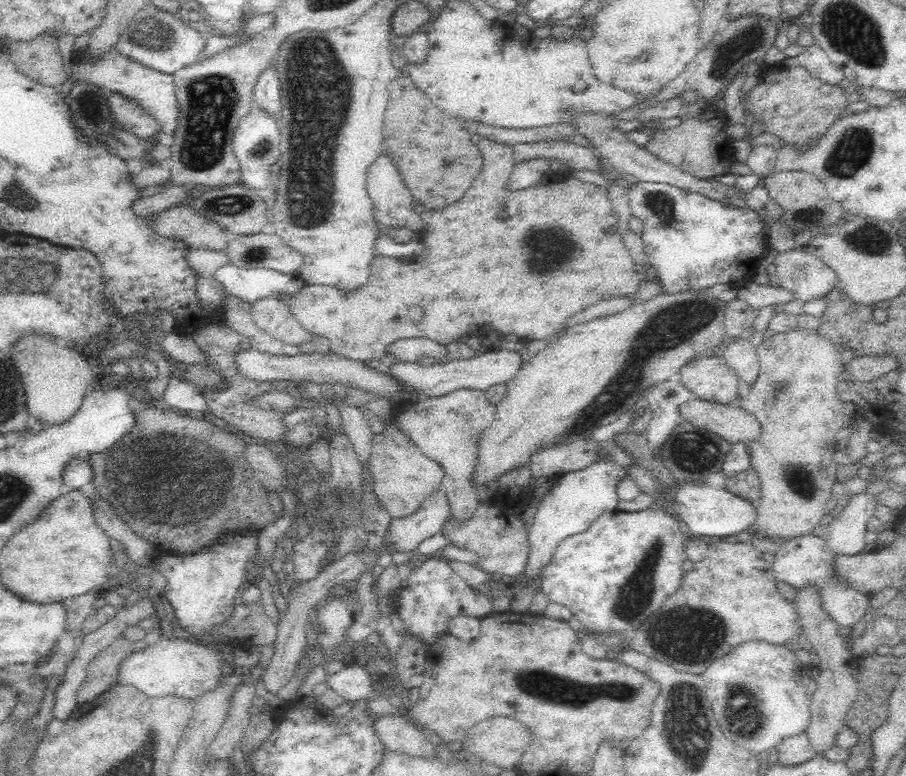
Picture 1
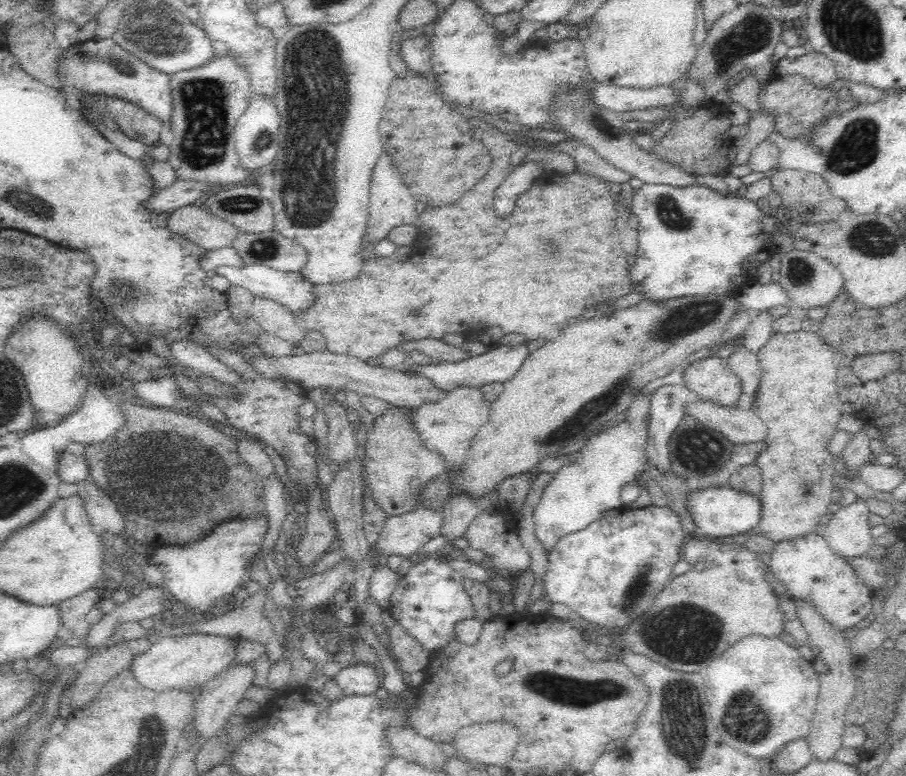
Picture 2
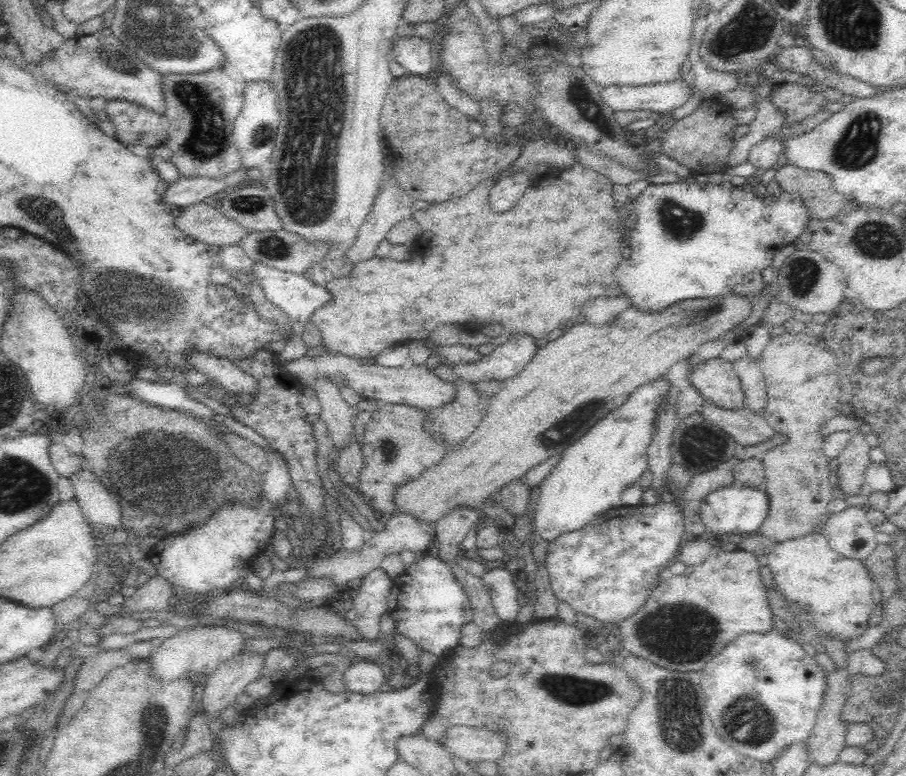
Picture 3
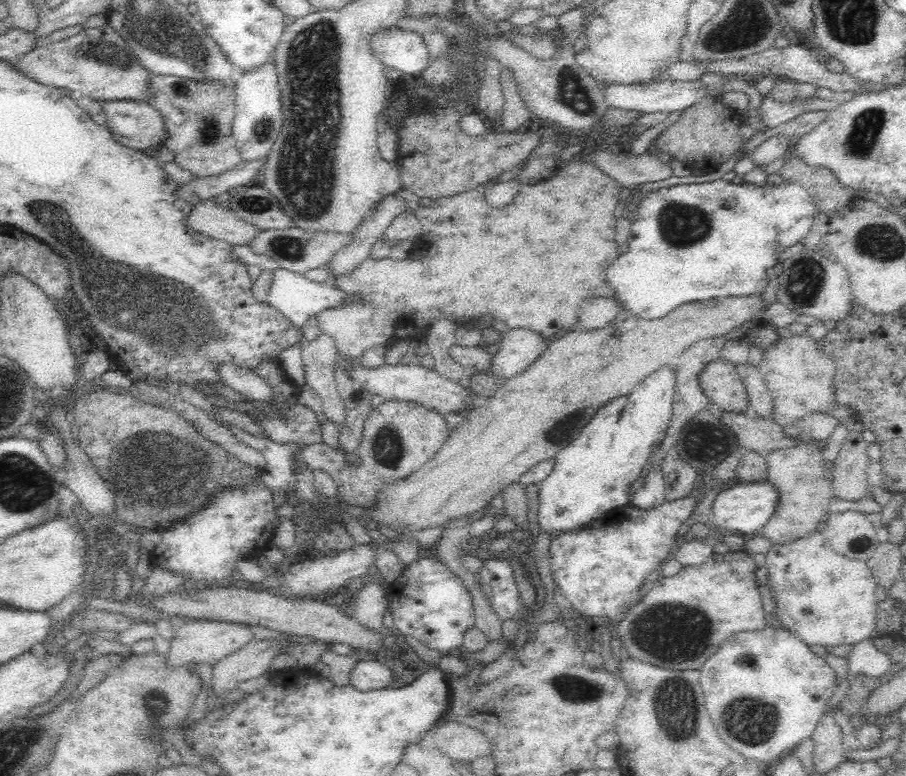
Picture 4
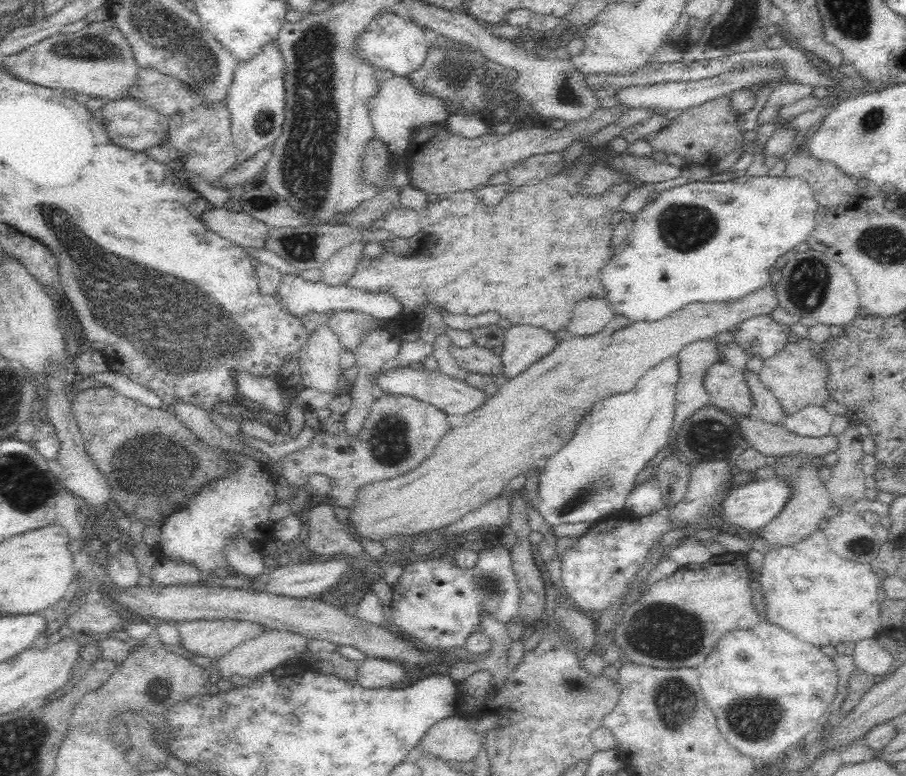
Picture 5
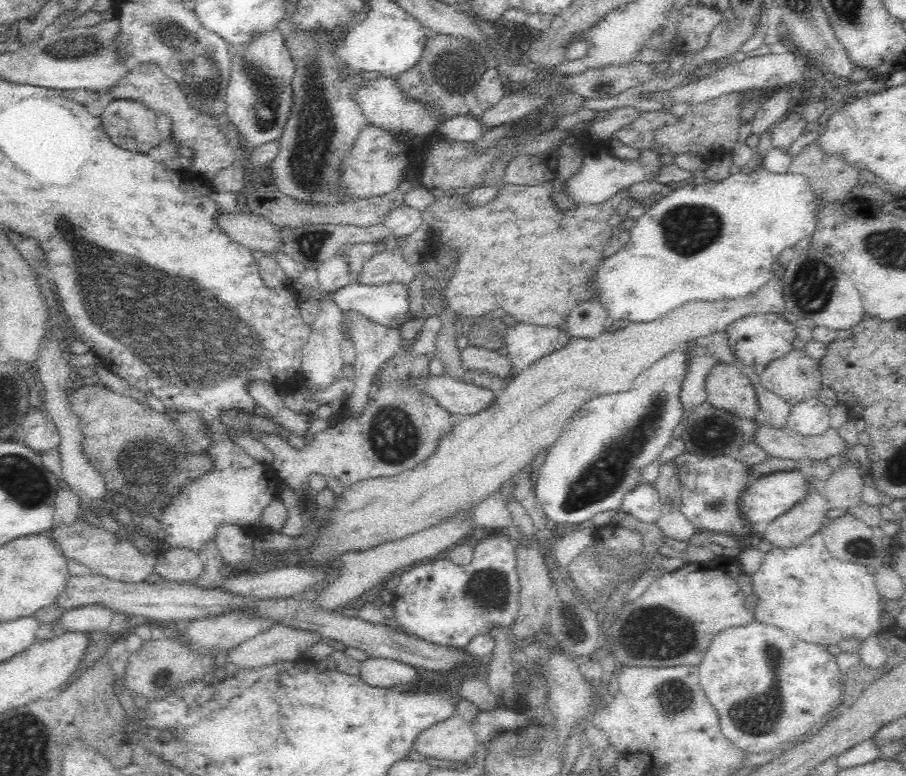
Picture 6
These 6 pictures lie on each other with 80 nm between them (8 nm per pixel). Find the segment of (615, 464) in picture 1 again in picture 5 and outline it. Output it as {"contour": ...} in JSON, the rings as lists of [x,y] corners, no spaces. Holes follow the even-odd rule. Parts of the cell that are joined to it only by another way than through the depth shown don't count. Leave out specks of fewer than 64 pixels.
{"contour":[[[677,358],[666,359],[646,371],[630,392],[608,396],[606,400],[597,402],[590,414],[586,414],[586,418],[582,420],[580,428],[575,430],[575,435],[542,463],[543,472],[538,475],[537,509],[550,528],[576,522],[594,523],[615,511],[625,509],[628,495],[636,488],[637,474],[668,442],[670,429],[674,423],[674,392],[678,376]]]}

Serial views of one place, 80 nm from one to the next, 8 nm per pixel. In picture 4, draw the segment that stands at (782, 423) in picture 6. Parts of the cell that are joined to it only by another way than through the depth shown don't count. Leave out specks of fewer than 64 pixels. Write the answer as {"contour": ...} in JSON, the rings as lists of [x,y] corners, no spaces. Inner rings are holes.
{"contour":[[[747,360],[746,363],[738,363],[735,367],[736,372],[740,375],[741,381],[744,383],[749,406],[756,411],[758,417],[769,419],[773,412],[772,397],[760,371]]]}

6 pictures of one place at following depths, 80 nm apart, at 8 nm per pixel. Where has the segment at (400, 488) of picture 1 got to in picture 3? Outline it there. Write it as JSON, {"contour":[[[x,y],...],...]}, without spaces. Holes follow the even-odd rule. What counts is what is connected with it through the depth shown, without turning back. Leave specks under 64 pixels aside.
{"contour":[[[381,403],[377,412],[366,416],[361,447],[364,466],[355,490],[381,517],[398,514],[399,508],[395,503],[398,487],[417,479],[427,468],[441,463],[447,453],[446,445],[422,427],[426,418],[424,409],[390,403]]]}

